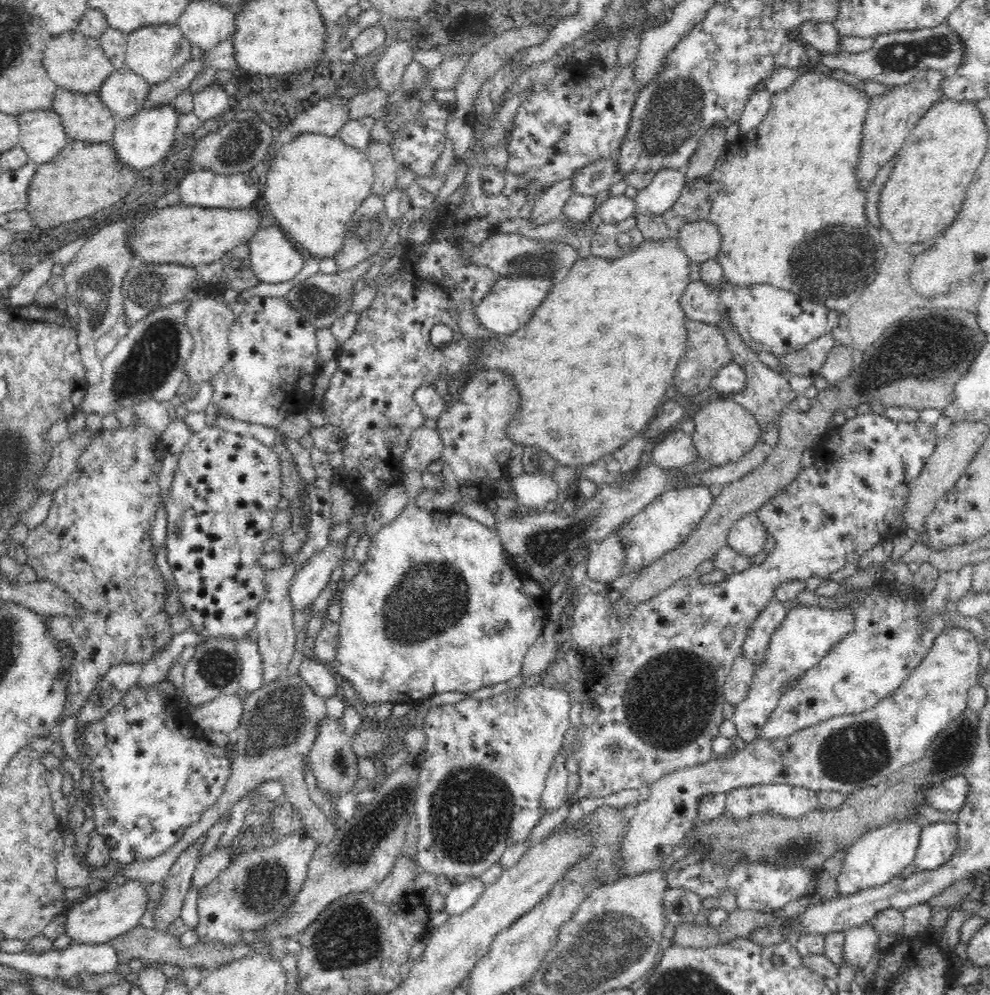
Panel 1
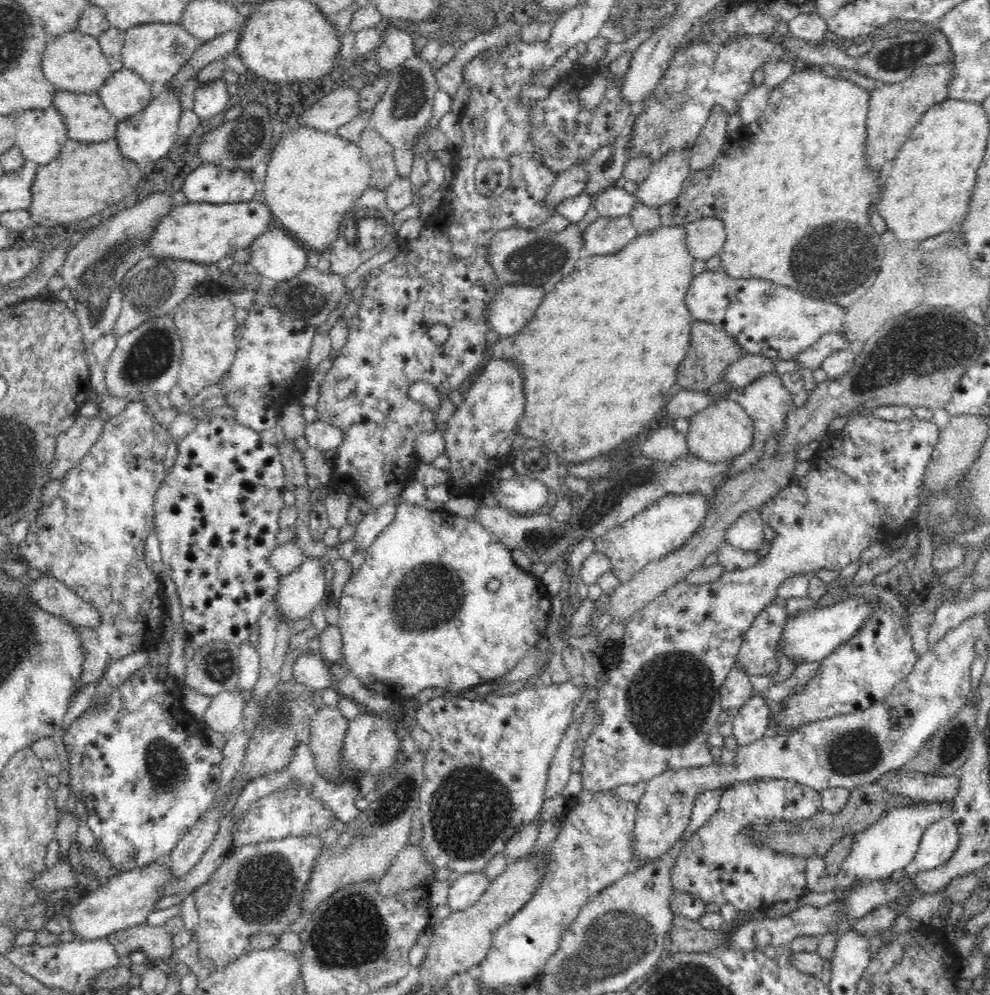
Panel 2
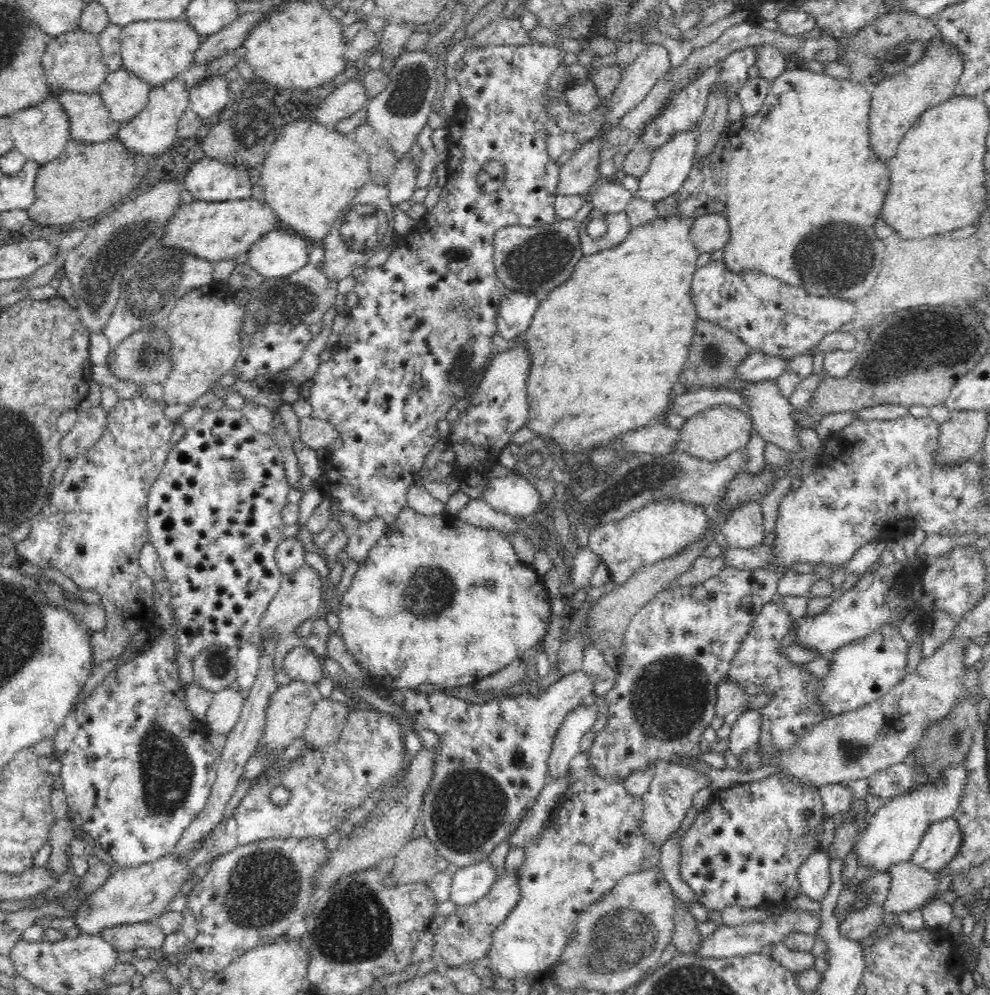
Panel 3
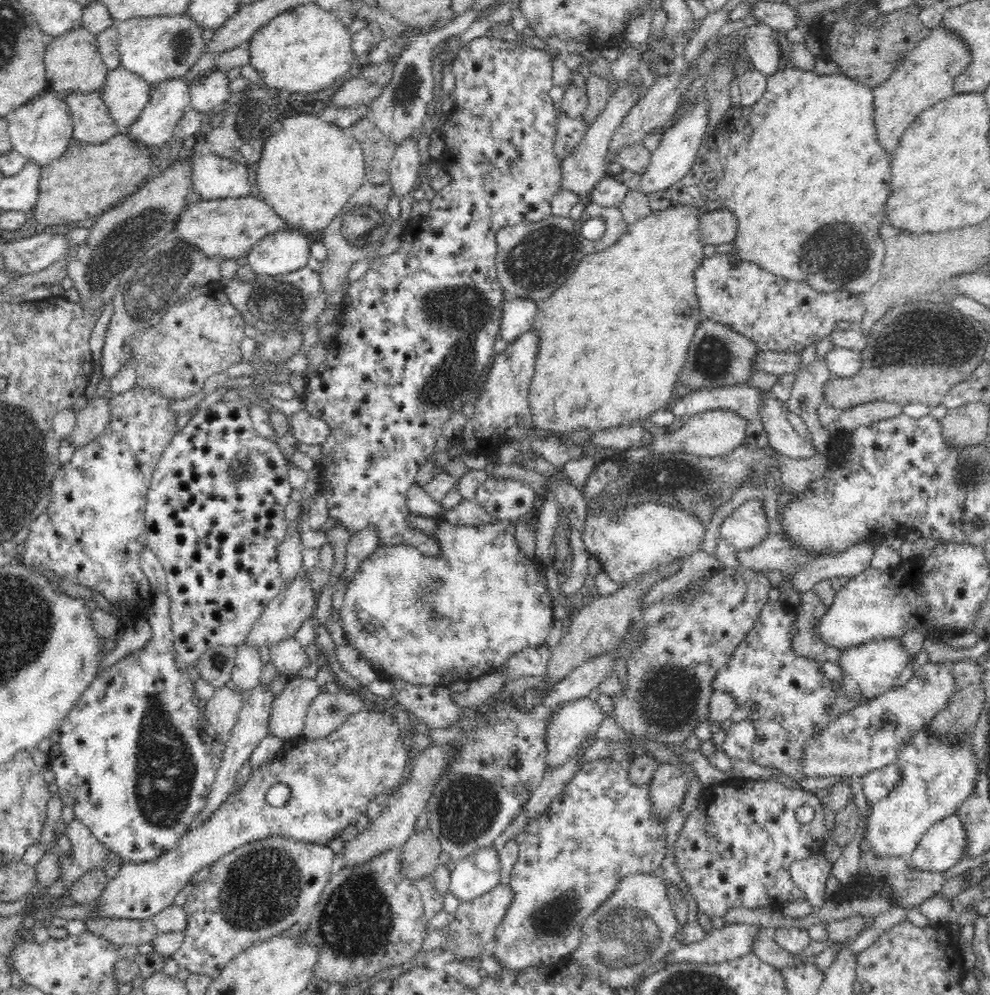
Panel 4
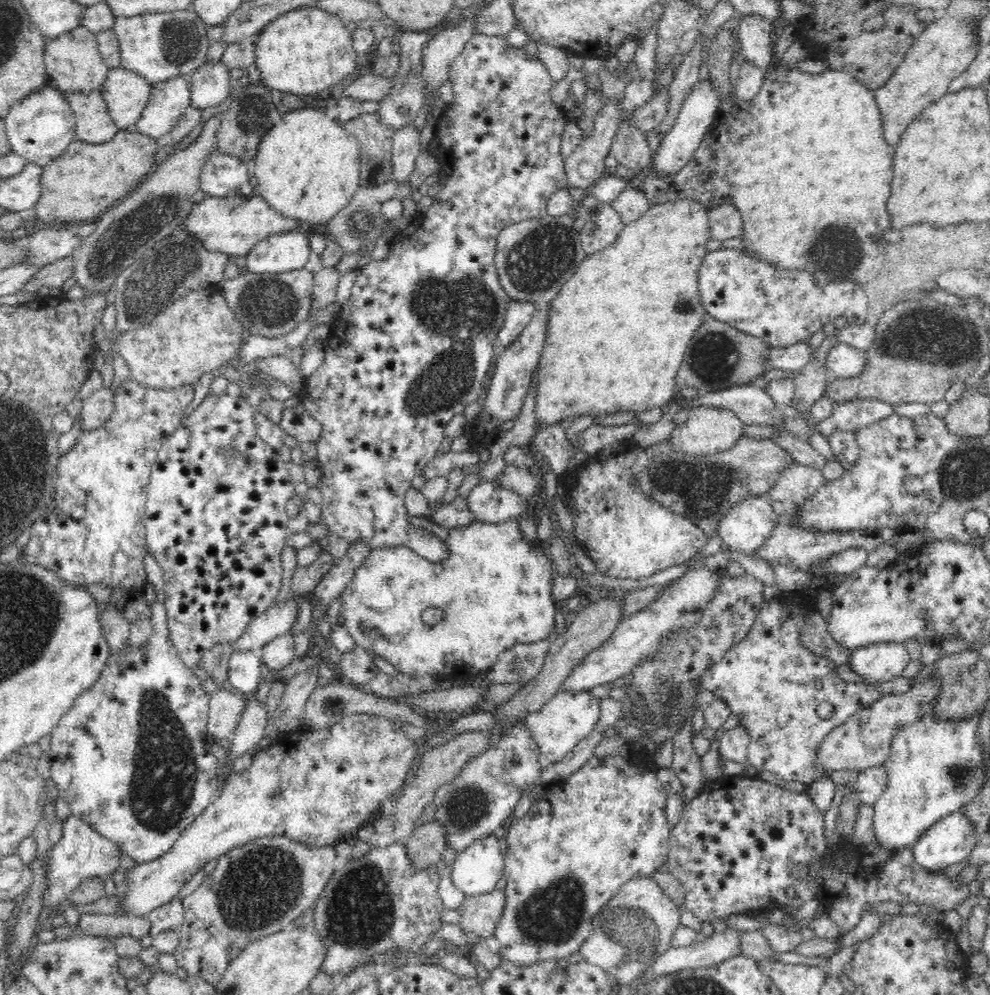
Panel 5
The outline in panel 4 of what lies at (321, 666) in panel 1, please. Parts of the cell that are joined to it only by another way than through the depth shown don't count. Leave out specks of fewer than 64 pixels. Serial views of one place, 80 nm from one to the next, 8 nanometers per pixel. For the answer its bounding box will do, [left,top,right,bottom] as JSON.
[264,637,312,679]

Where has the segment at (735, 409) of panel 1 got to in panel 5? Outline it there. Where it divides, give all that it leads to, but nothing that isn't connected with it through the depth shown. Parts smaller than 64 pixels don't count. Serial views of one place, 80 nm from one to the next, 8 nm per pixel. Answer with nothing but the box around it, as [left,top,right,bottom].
[670,405,746,455]

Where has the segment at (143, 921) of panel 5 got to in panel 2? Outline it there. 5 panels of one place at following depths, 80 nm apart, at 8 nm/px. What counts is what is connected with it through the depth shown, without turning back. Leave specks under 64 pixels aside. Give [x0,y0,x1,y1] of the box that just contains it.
[107,923,175,965]

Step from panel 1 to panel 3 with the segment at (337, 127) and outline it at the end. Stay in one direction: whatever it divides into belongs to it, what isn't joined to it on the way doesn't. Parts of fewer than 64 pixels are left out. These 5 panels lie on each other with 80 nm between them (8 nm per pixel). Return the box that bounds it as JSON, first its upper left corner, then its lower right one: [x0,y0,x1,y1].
[312,79,369,129]

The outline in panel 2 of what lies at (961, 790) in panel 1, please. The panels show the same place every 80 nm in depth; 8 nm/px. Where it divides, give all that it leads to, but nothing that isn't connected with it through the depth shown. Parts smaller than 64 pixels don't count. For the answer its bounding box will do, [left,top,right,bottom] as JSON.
[876,767,960,803]

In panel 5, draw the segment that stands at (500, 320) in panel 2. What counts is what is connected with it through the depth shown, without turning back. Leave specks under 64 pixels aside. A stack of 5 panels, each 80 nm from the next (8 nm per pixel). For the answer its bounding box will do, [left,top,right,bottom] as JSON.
[497,301,536,347]

